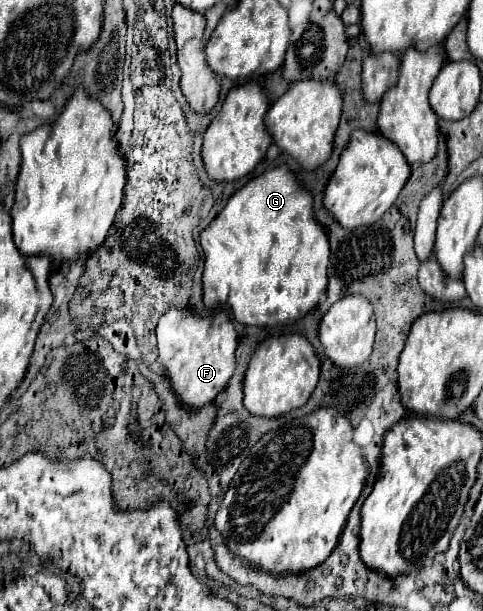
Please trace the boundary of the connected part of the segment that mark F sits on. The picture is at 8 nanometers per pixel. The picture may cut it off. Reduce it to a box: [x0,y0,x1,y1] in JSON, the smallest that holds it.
[157,309,237,409]

